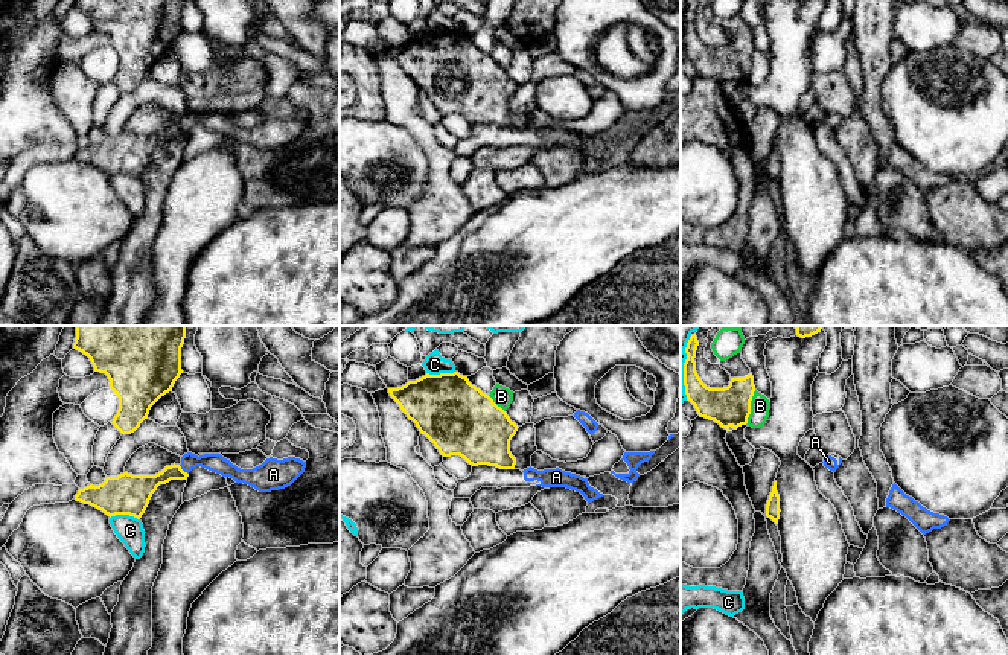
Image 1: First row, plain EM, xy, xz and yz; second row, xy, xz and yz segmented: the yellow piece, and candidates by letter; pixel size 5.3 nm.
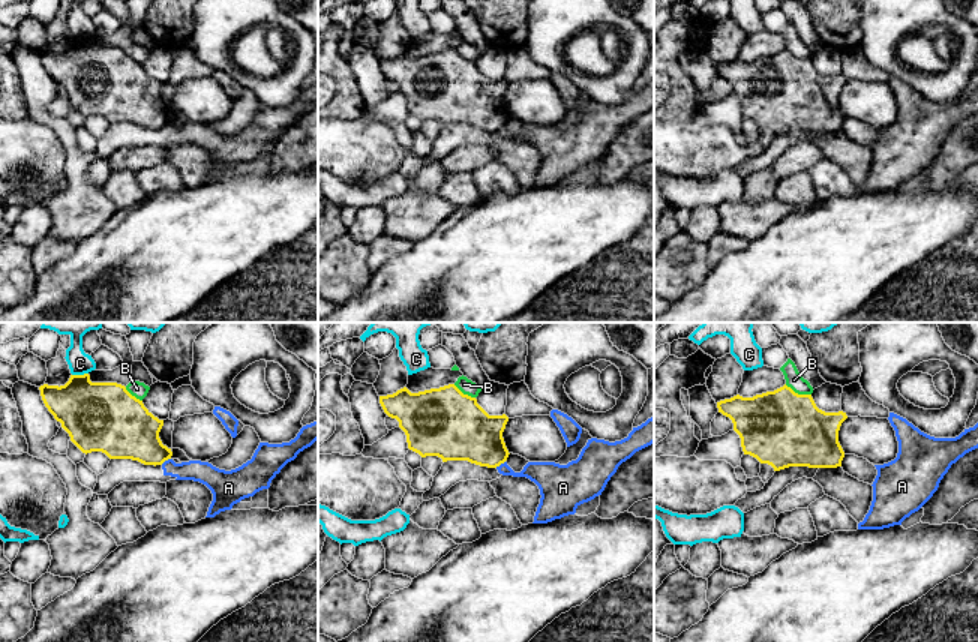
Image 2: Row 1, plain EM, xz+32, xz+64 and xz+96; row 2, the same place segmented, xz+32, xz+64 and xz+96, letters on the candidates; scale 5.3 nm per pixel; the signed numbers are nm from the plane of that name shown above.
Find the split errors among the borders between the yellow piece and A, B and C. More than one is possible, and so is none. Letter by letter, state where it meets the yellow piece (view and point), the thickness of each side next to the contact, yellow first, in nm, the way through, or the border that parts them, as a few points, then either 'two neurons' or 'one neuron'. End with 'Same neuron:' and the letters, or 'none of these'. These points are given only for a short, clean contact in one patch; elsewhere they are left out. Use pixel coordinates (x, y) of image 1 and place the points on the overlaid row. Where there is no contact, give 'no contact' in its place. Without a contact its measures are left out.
A: meets yellow in xy at (181, 469); 150 nm thick on the yellow side, 100 nm on the other; border along xy (178, 465), (188, 474); two neurons
B: meets yellow in yz at (749, 407); 200 nm thick on the yellow side, 110 nm on the other; two neurons
C: meets yellow in xy at (125, 514); 220 nm thick on the yellow side, 140 nm on the other; two neurons
Same neuron: none of these

